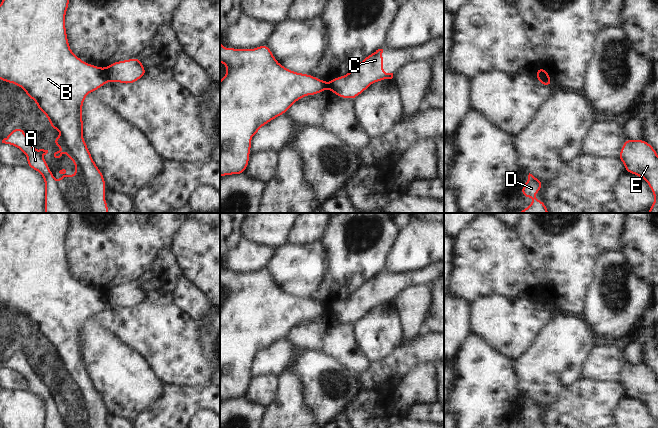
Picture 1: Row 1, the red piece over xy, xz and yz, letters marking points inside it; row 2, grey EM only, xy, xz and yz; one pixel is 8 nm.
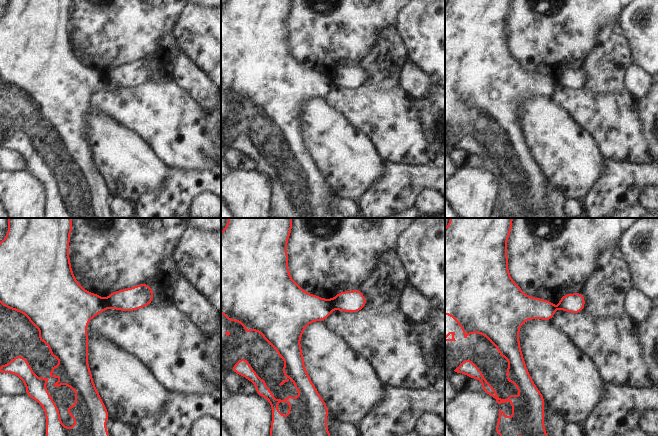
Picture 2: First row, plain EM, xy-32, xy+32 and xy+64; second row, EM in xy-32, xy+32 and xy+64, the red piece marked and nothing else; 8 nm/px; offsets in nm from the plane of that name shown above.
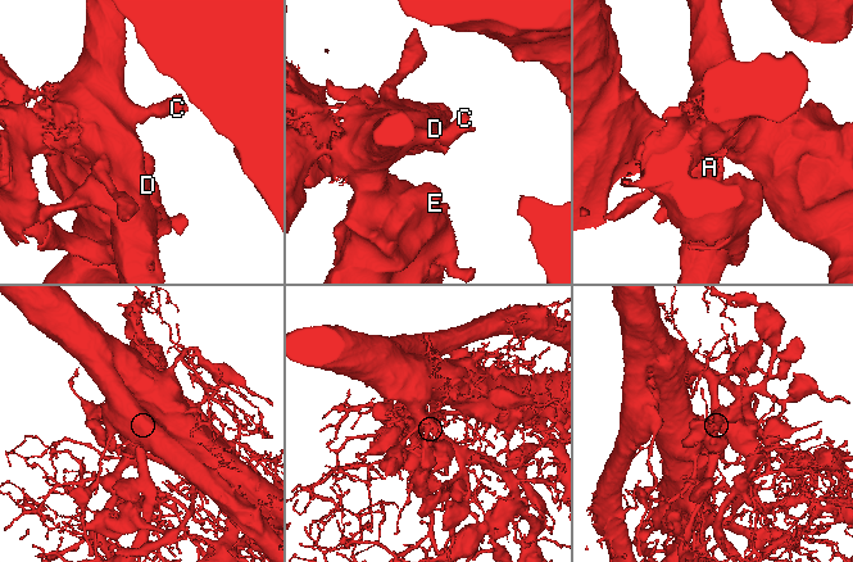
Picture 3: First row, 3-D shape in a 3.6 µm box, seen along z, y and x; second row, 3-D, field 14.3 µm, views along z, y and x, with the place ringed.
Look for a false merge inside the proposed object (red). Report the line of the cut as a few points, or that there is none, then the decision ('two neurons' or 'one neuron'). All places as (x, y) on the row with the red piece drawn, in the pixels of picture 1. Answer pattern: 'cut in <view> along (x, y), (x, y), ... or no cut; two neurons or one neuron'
cut in xy along (104, 68), (107, 80); two neurons

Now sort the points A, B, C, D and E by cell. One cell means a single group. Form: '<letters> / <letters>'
A B D E / C

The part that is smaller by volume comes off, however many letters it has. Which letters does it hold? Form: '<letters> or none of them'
C

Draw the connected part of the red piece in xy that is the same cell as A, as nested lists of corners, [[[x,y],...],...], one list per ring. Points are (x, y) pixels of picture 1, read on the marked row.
[[[2,0],[2,3],[0,4],[0,80],[18,85],[26,92],[28,98],[33,99],[37,102],[36,107],[47,116],[47,120],[50,122],[51,125],[50,127],[54,130],[61,131],[61,135],[54,139],[53,146],[62,146],[64,149],[55,152],[54,157],[60,158],[62,154],[65,152],[69,156],[70,160],[76,164],[74,170],[77,173],[75,175],[65,176],[64,174],[66,173],[66,170],[62,169],[59,171],[59,173],[62,174],[63,176],[58,177],[61,181],[59,182],[55,180],[53,178],[53,172],[49,170],[49,165],[42,158],[43,155],[46,156],[48,150],[39,149],[37,151],[33,147],[29,139],[27,138],[27,135],[24,132],[24,130],[21,129],[19,126],[13,129],[12,132],[2,140],[2,143],[10,144],[12,146],[16,146],[17,148],[19,148],[27,156],[28,160],[27,166],[38,171],[42,175],[45,181],[45,213],[109,213],[108,205],[105,200],[106,182],[102,172],[96,166],[89,152],[87,144],[83,139],[83,118],[82,118],[82,106],[84,100],[87,97],[87,94],[89,92],[92,93],[95,92],[97,89],[99,89],[104,84],[106,84],[107,75],[105,72],[105,68],[100,68],[93,64],[88,64],[84,62],[78,56],[76,56],[73,53],[73,51],[70,49],[66,33],[66,27],[65,27],[65,16],[69,6],[69,2],[70,0]]]

